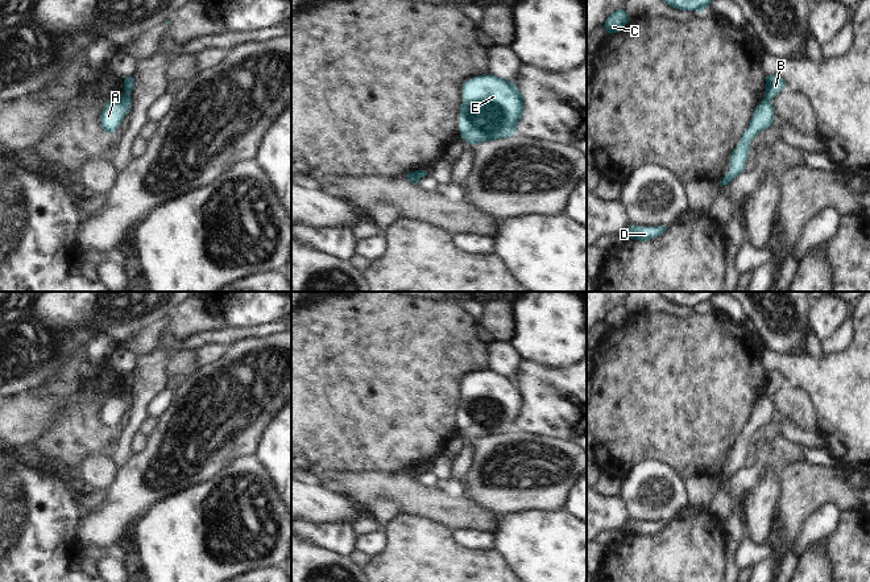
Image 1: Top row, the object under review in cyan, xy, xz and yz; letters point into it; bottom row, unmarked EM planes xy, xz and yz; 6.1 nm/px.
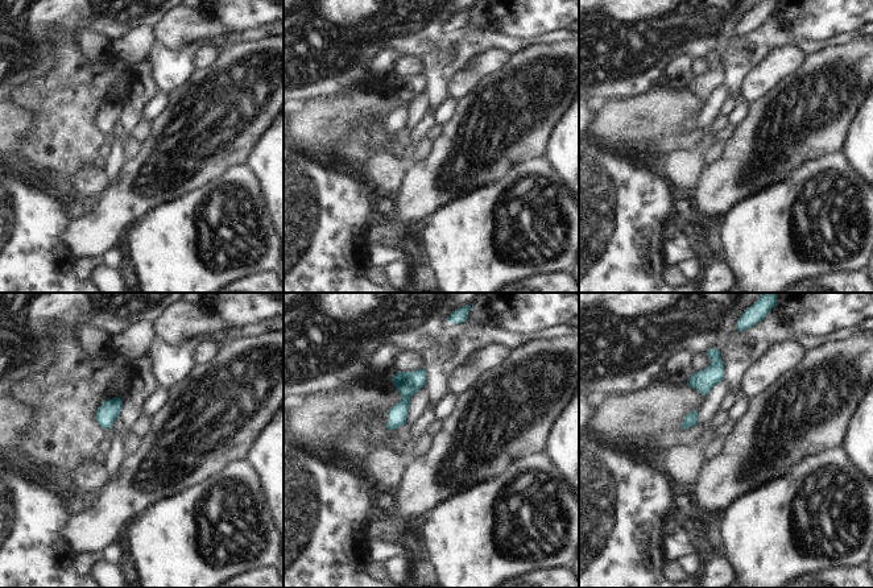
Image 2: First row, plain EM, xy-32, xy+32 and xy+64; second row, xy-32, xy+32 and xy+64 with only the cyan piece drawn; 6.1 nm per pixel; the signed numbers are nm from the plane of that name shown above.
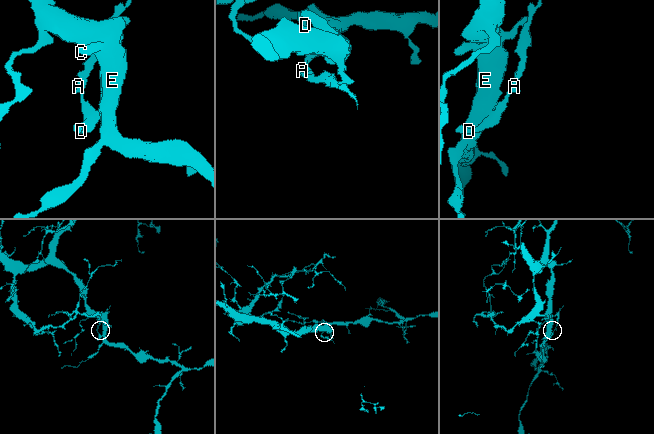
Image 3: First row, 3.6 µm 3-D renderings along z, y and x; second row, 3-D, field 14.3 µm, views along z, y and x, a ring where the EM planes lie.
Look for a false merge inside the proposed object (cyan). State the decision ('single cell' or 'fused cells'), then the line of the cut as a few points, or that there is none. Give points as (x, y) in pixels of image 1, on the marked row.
fused cells; cut yz (763, 99), (770, 102)

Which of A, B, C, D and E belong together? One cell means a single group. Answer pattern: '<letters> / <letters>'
A C D E / B

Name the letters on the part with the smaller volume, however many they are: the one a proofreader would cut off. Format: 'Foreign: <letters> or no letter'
Foreign: B

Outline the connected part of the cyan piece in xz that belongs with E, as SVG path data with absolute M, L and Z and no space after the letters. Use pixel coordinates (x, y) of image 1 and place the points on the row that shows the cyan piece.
M492 73L477 75L463 84L461 139L473 145L510 137L517 133L523 111L523 95L515 83Z

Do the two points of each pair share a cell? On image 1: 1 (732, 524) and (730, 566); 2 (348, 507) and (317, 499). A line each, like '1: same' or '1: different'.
1: same
2: same

